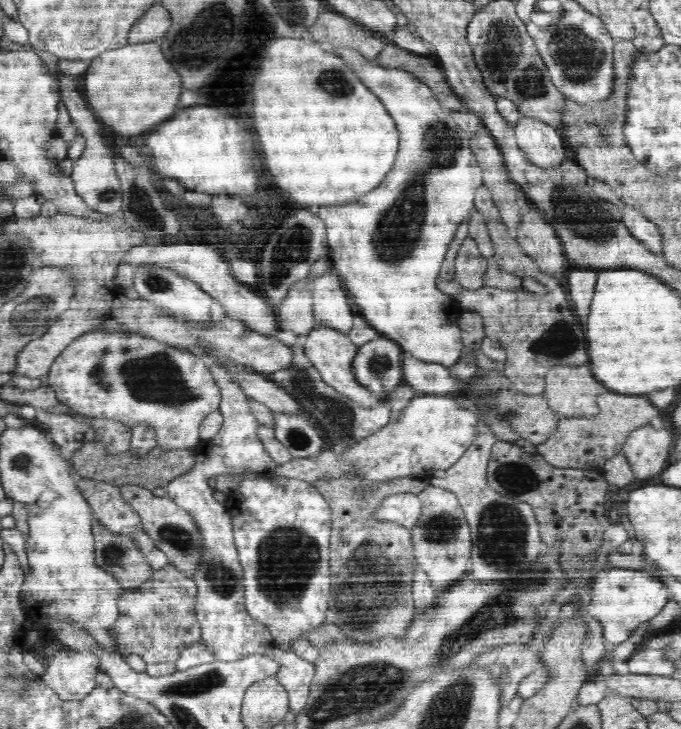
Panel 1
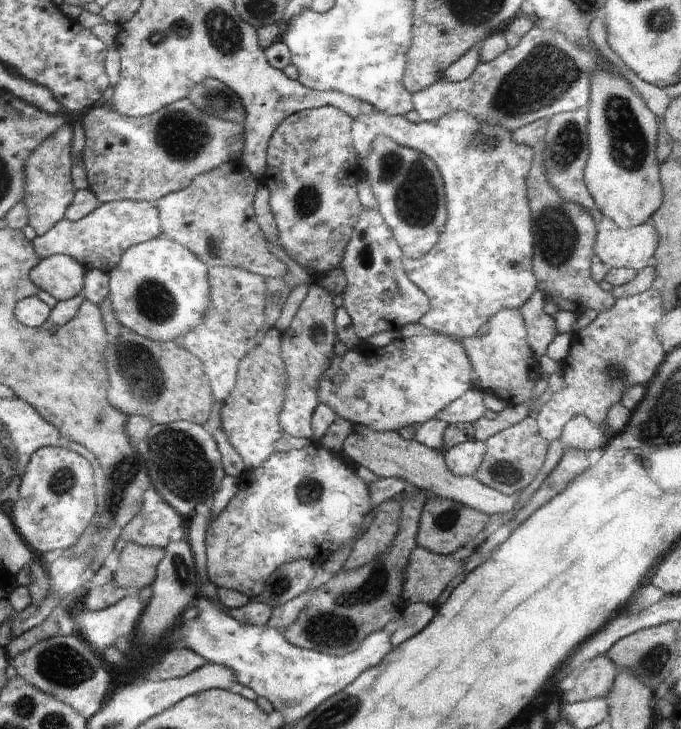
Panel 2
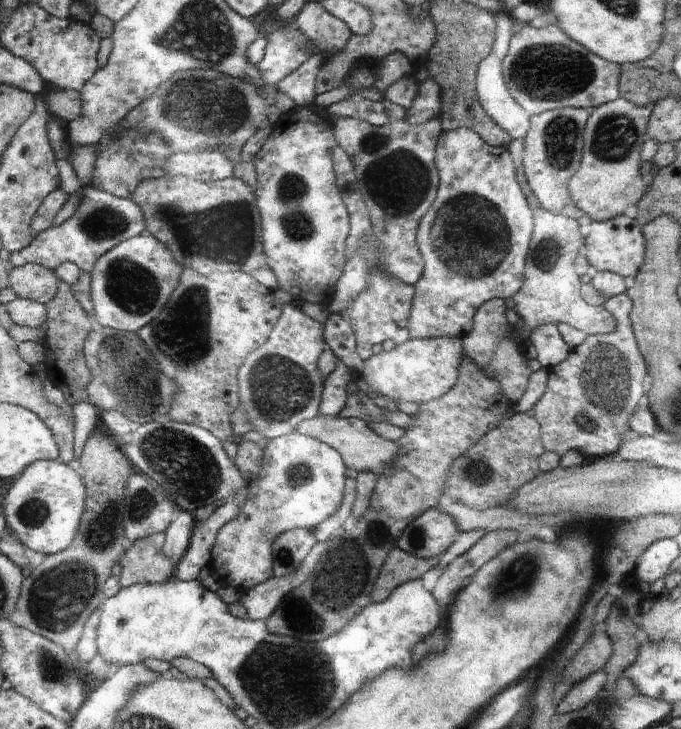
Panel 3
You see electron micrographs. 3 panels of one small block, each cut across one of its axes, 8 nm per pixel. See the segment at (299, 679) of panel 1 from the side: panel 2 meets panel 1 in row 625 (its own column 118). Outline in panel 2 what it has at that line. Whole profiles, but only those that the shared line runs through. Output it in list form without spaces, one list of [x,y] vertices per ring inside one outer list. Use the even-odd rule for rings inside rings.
[[[126,199],[99,203],[96,210],[82,220],[62,219],[48,234],[39,235],[34,240],[34,246],[37,247],[42,259],[68,254],[78,262],[82,262],[88,271],[96,269],[108,274],[119,265],[124,250],[162,234],[159,210],[154,203]]]

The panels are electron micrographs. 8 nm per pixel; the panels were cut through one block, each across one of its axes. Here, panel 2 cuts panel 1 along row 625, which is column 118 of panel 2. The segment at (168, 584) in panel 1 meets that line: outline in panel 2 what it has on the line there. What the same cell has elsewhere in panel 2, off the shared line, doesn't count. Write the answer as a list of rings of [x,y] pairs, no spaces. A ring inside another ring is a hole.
[[[182,98],[180,102],[163,106],[148,117],[134,118],[118,114],[107,105],[93,106],[83,120],[87,132],[85,165],[92,192],[99,203],[130,199],[156,203],[159,198],[187,189],[200,174],[208,174],[233,160],[239,160],[244,150],[244,125],[210,116]]]

